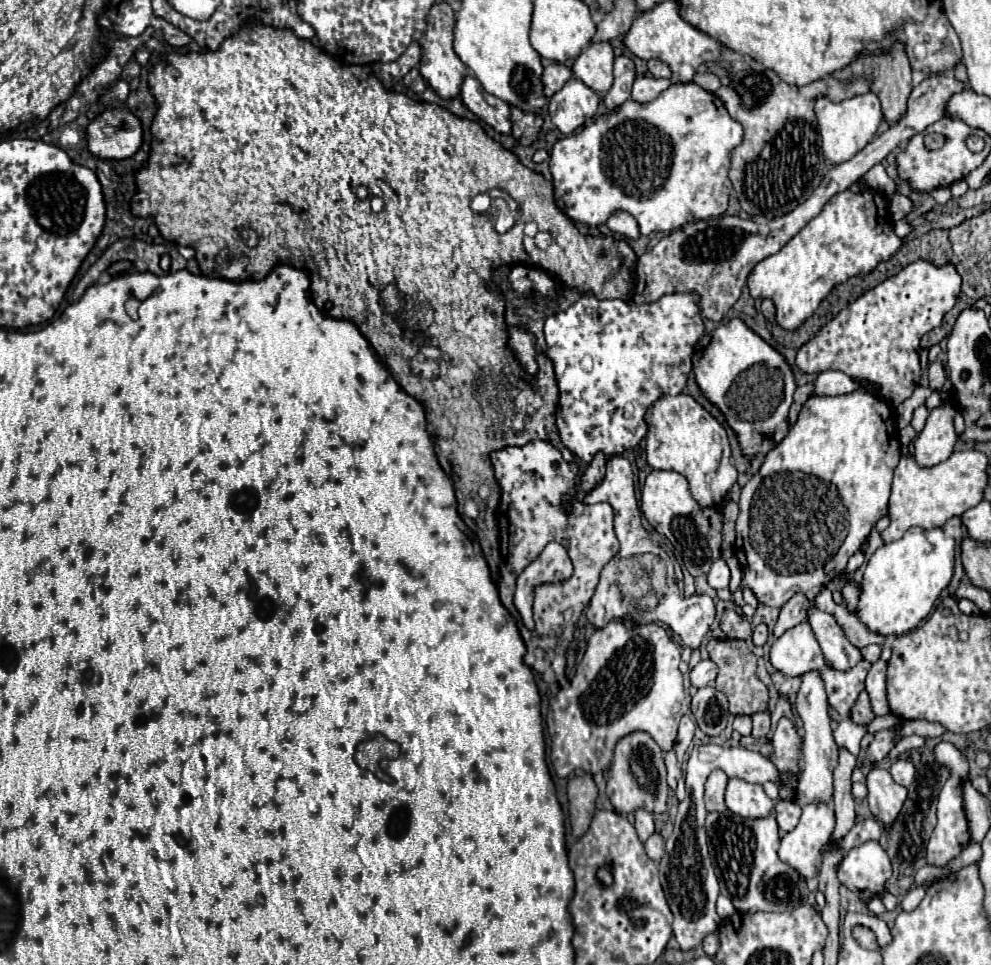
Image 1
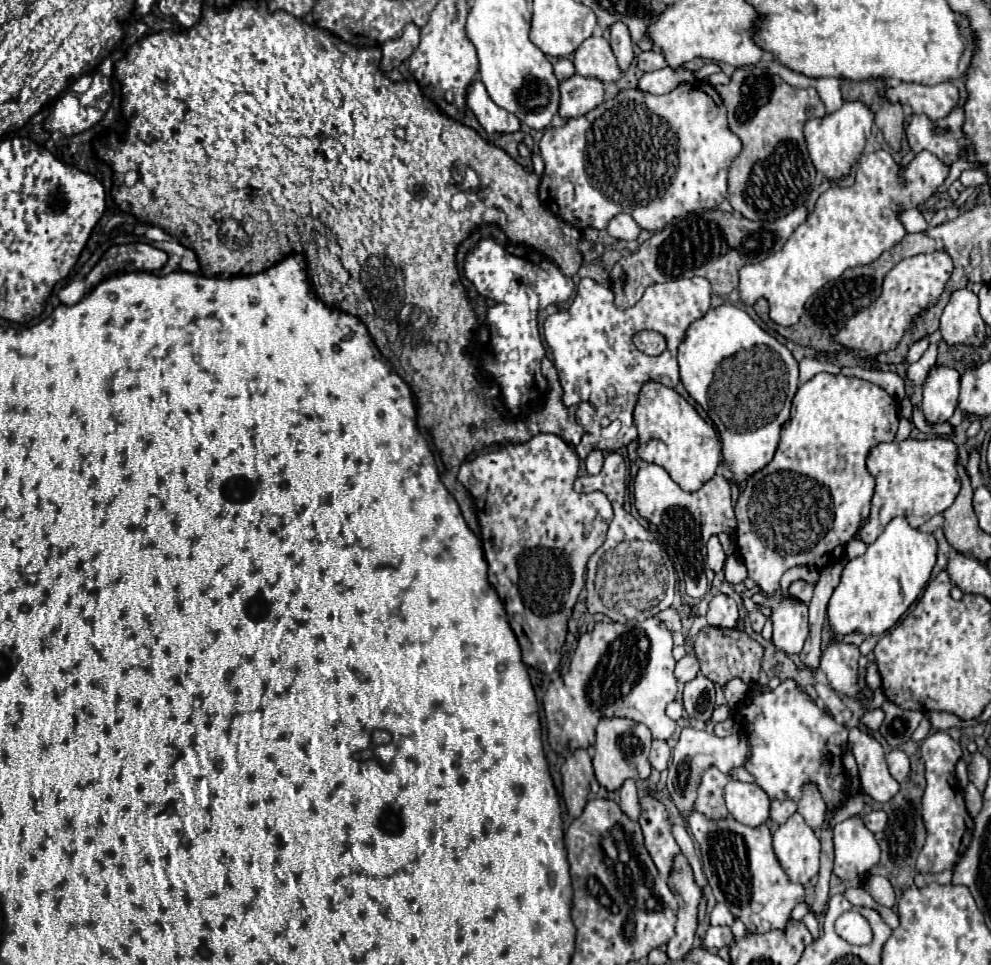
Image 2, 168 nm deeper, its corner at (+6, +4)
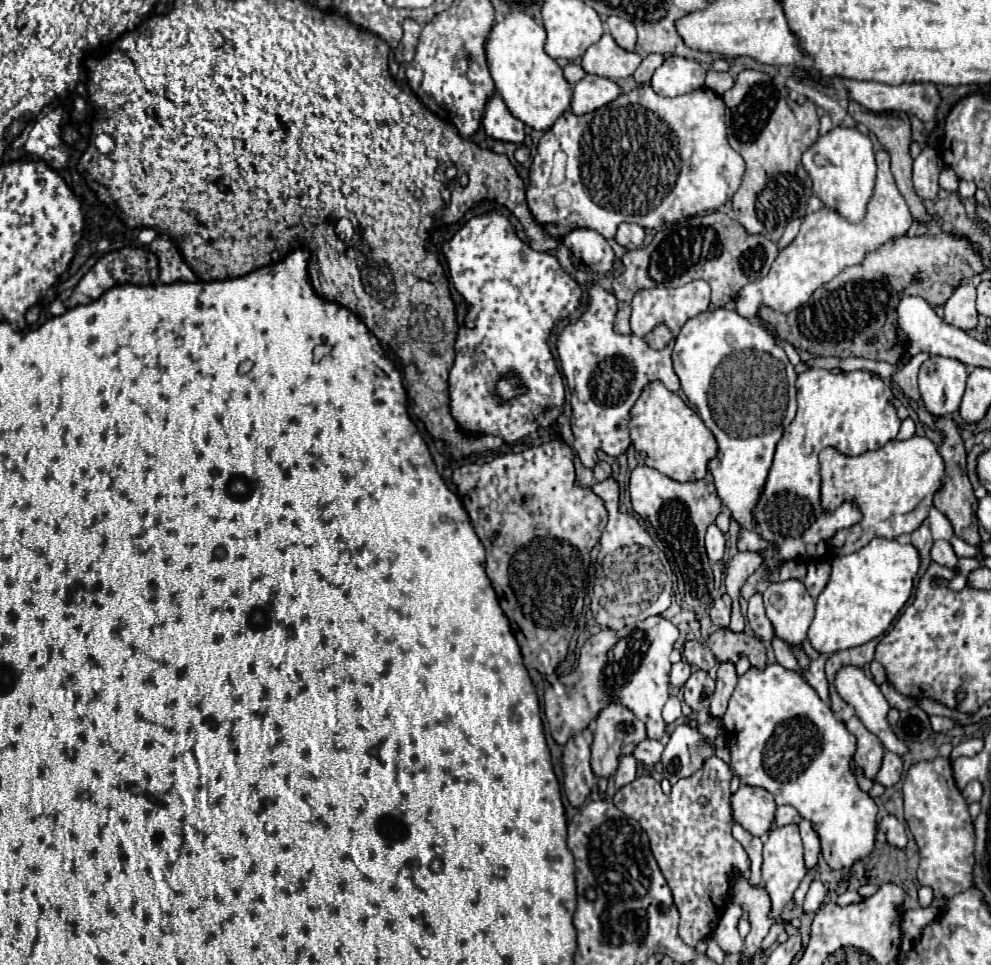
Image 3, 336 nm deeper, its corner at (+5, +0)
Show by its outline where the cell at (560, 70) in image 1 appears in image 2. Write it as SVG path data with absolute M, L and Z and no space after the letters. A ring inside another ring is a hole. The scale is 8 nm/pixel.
M559 58L557 64L553 66L553 70L555 70L555 76L557 76L559 82L575 74L575 66L573 66L573 62L569 58Z

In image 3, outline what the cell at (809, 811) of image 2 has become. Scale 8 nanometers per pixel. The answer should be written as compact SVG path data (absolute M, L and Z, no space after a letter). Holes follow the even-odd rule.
M808 820L800 822L800 836L804 842L804 862L806 868L812 870L818 864L818 856L820 856L820 840L812 828L812 824Z

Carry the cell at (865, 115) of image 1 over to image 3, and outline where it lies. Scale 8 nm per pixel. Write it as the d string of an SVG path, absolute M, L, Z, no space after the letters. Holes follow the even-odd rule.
M834 128L832 132L820 136L802 154L802 166L812 178L812 192L830 210L836 210L848 222L862 222L866 214L866 204L874 190L876 164L874 150L868 136L856 128Z

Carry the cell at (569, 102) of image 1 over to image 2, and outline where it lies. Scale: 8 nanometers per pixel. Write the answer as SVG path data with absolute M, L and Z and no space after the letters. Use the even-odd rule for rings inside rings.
M573 74L571 78L559 84L559 92L561 92L559 116L563 120L579 118L603 102L603 84L597 78Z

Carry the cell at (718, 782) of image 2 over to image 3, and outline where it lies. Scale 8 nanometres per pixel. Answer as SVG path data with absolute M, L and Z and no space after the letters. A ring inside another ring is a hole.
M710 756L692 776L672 784L670 794L664 794L660 782L652 776L638 776L614 794L616 808L638 820L648 834L652 854L680 912L678 934L692 948L716 930L728 906L726 900L734 886L734 872L744 878L750 876L750 858L730 832L730 780L732 772L728 764Z

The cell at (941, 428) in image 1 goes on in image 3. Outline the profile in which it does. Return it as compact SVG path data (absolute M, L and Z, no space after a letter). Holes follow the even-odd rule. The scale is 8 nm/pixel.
M930 356L920 366L920 394L934 416L950 416L958 410L966 390L968 368L960 360Z

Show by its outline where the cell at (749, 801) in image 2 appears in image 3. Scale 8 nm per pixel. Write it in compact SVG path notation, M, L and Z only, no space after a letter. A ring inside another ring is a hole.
M740 786L738 792L732 796L732 808L736 820L752 836L768 834L776 810L776 802L768 790L754 786Z

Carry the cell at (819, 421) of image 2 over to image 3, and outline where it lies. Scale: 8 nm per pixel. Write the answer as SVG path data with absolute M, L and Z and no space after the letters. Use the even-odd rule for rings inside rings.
M808 368L806 372L798 374L796 388L798 388L796 418L784 430L782 440L776 446L774 464L770 468L760 502L754 508L754 520L760 526L760 536L764 540L780 544L780 550L762 552L768 568L776 568L782 560L804 560L804 558L822 556L822 546L830 540L830 536L834 532L838 532L840 528L848 528L862 518L862 514L858 512L858 506L852 502L844 502L834 512L822 510L822 506L820 506L820 464L818 464L820 450L826 446L834 446L838 452L842 452L846 456L858 456L858 454L864 454L870 450L878 450L886 442L896 438L896 434L900 430L900 422L902 422L896 416L896 408L888 404L892 398L890 386L880 376L876 376L868 370L832 374L822 368Z

